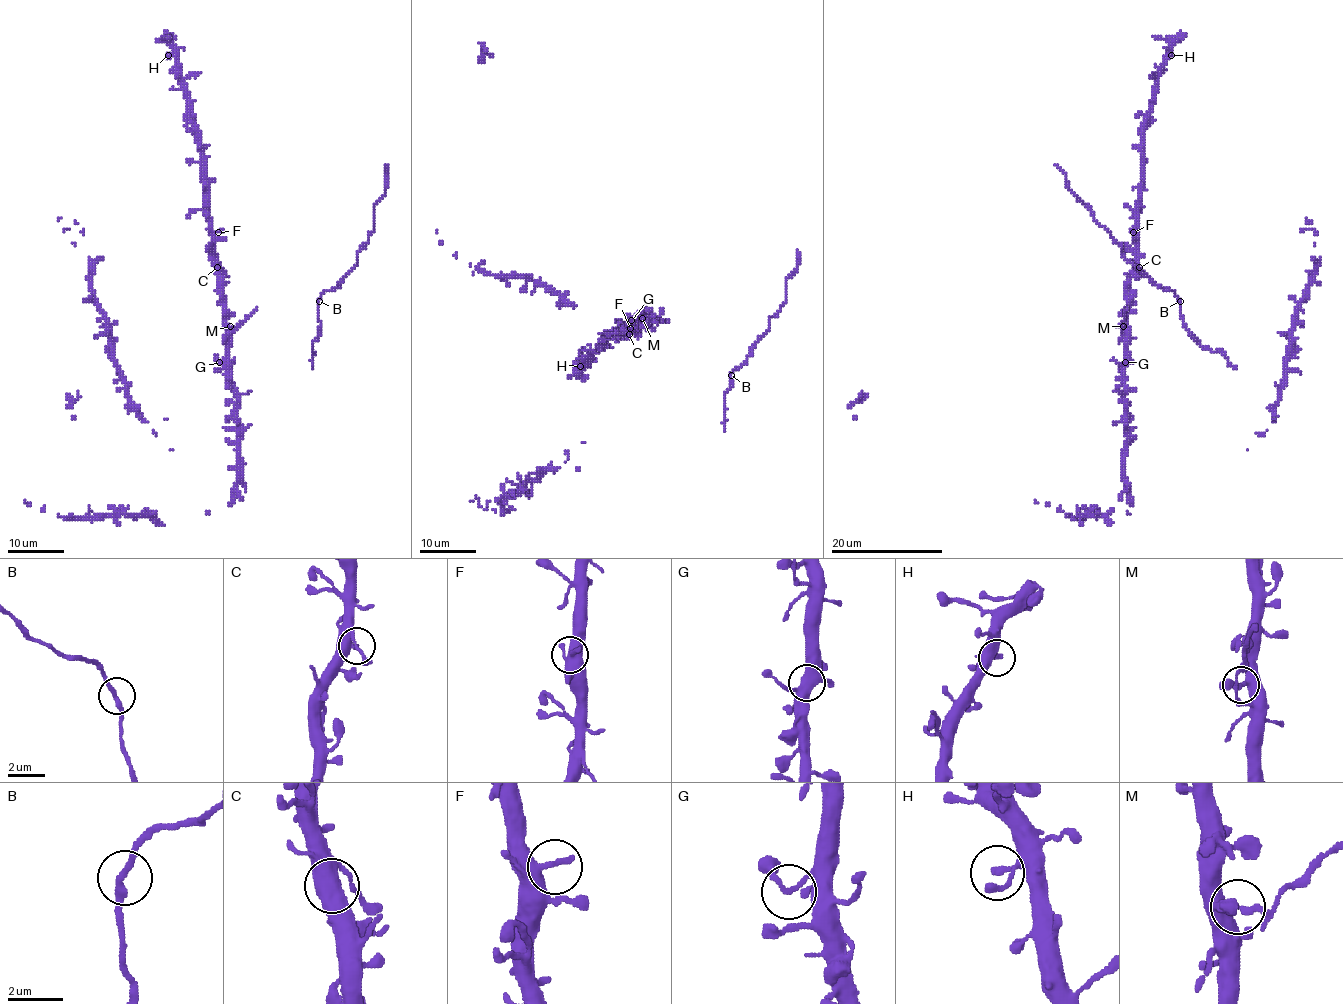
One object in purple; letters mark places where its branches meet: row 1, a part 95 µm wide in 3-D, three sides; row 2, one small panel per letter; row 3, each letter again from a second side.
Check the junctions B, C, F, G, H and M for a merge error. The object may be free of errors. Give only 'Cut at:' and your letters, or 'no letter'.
Cut at: M

